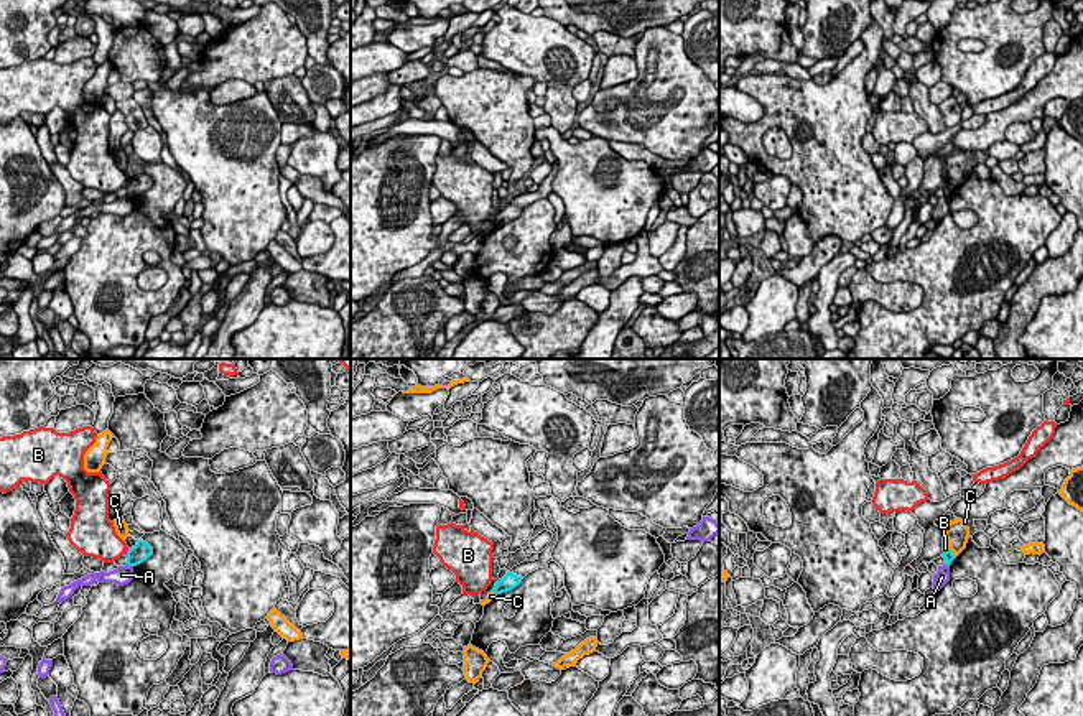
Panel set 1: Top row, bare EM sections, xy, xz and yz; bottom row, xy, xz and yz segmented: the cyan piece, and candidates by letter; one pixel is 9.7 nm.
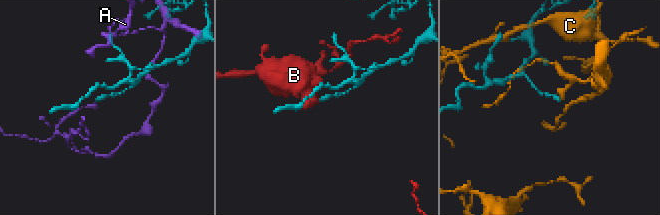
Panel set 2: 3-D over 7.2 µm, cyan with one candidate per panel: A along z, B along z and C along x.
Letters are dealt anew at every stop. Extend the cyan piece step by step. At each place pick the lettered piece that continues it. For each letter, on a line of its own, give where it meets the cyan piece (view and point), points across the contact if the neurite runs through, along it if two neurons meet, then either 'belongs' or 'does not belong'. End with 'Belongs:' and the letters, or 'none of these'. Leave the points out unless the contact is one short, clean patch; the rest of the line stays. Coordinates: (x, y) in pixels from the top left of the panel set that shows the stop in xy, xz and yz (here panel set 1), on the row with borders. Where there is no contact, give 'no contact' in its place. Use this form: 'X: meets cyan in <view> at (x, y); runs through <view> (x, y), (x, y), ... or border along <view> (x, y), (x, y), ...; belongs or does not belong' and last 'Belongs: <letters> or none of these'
A: meets cyan in xy at (130, 565); does not belong
B: meets cyan in xy at (127, 552); border along xy (129, 548), (125, 555); does not belong
C: meets cyan in yz at (952, 552); border along yz (948, 545), (955, 557); does not belong
Belongs: none of these

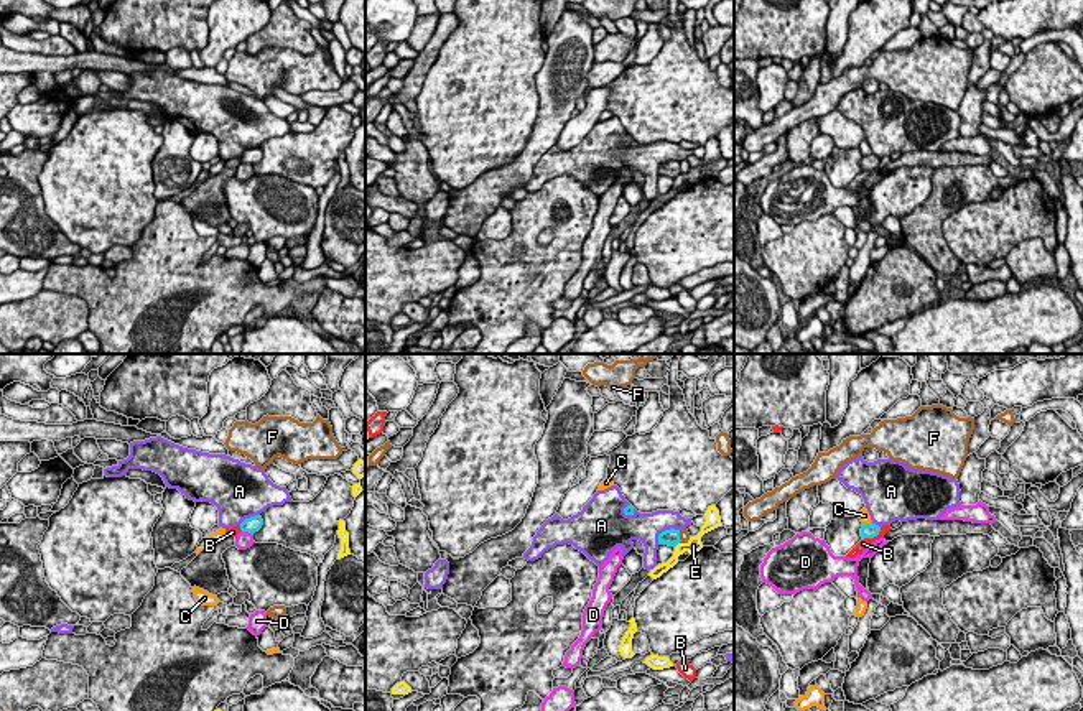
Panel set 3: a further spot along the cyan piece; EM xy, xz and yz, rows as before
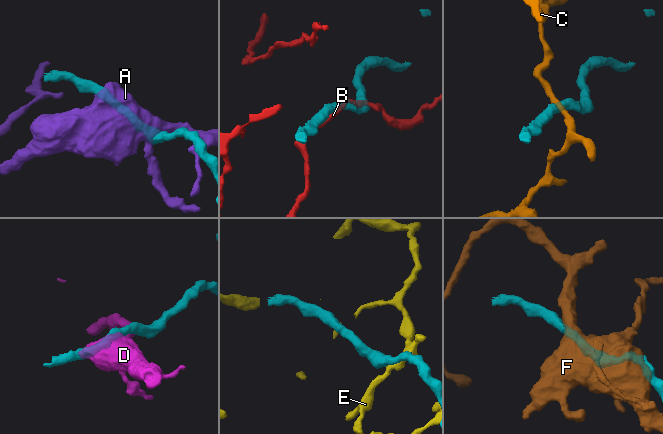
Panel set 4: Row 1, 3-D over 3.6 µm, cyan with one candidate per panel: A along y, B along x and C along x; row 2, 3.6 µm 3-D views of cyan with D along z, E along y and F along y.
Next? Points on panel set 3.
A: meets cyan in xz at (665, 530); does not belong
B: meets cyan in yz at (874, 535); does not belong
C: meets cyan in yz at (868, 524); border along yz (871, 522), (863, 525); does not belong
D: meets cyan in xy at (247, 530); does not belong
E: meets cyan in xz at (677, 543); border along xz (678, 542), (675, 547); does not belong
F: meets cyan in xz at (678, 537); does not belong
Belongs: none of these

